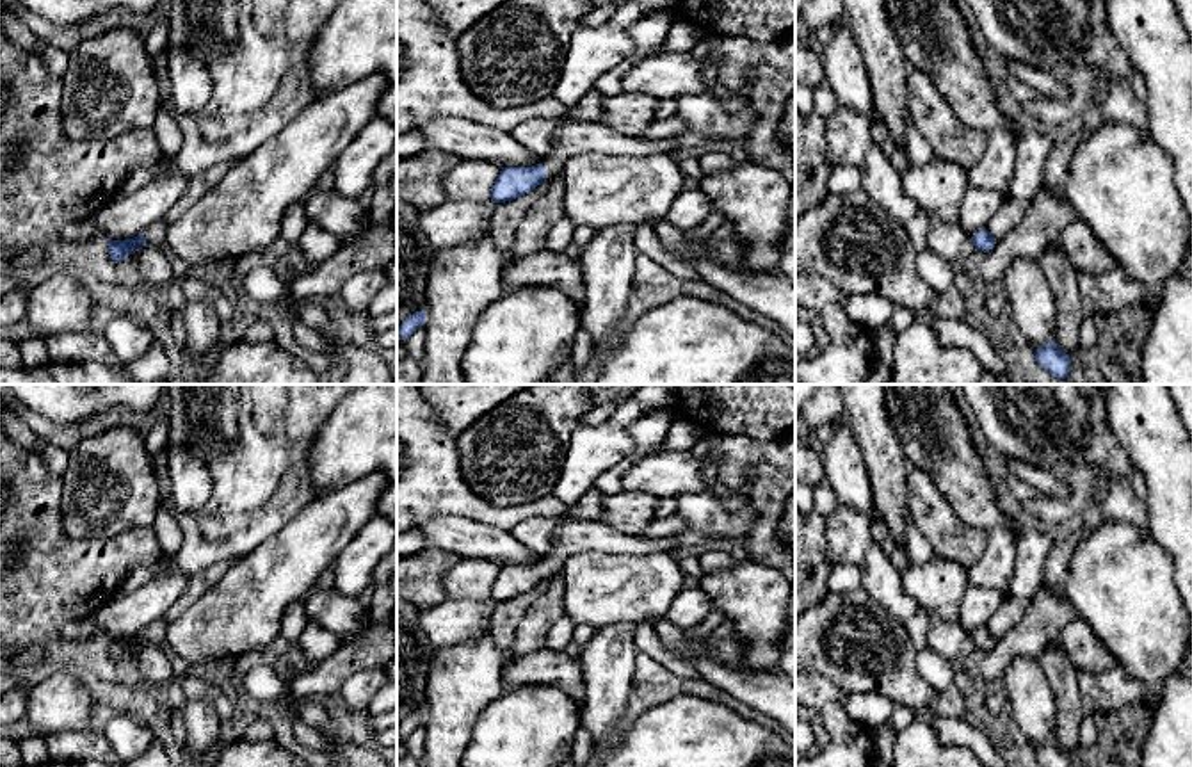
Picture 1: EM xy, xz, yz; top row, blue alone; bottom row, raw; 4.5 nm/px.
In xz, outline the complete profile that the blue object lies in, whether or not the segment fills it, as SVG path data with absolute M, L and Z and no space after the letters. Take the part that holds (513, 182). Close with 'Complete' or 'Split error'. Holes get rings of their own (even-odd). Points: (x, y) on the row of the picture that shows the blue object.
M566 114L548 155L532 167L502 167L491 189L491 199L505 203L521 198L543 182L560 176L564 164L573 155L591 149L642 157L658 151L674 151L676 144L669 137L642 141L640 137L623 135L605 123L585 123Z. Split error

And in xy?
M160 219L149 224L141 235L128 238L128 240L109 240L109 254L114 262L121 262L132 254L135 247L149 246L162 246L167 235L169 224Z. Split error

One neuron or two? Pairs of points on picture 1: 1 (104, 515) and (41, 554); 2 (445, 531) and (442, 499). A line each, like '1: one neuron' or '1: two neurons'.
1: two neurons
2: two neurons

